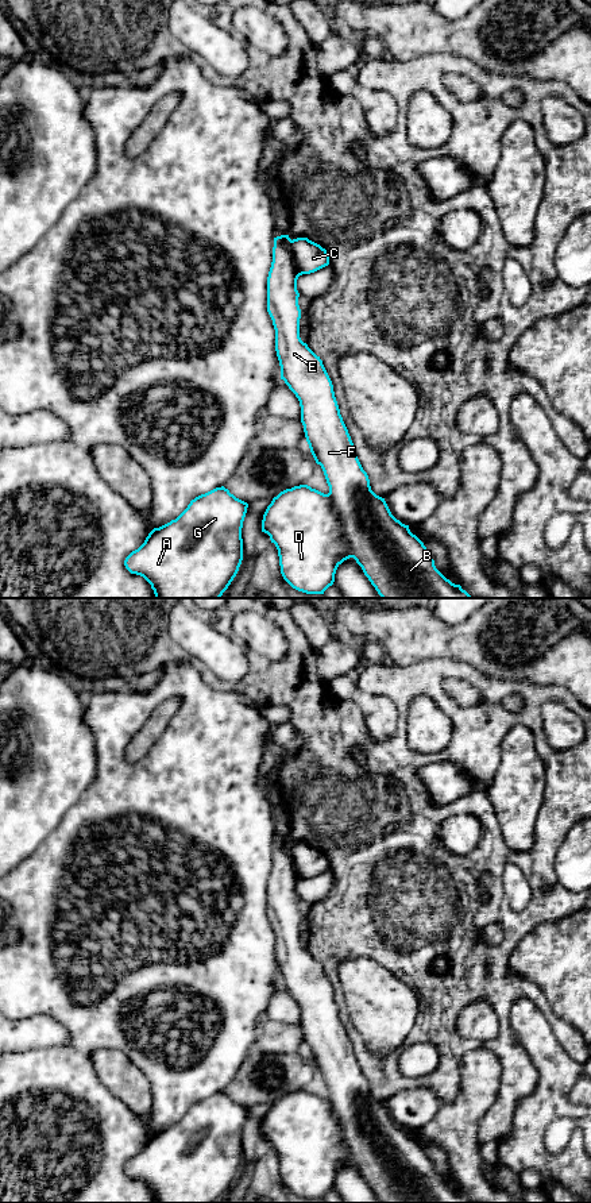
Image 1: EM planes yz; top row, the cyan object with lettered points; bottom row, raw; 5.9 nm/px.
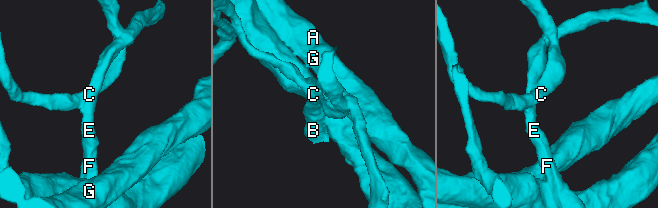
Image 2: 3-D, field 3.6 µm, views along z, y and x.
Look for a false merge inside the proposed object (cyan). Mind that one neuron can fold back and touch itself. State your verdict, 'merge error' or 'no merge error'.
no merge error

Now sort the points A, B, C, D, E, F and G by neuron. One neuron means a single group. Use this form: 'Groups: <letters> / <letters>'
Groups: A B C D E F G

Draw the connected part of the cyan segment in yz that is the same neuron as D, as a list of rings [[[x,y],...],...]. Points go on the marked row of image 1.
[[[274,238],[267,277],[267,312],[275,329],[281,379],[300,401],[305,437],[316,463],[324,471],[329,493],[324,494],[308,485],[281,491],[263,514],[262,532],[270,536],[278,550],[283,579],[306,594],[324,594],[333,585],[337,567],[354,558],[382,598],[474,598],[436,568],[424,543],[410,532],[409,525],[391,514],[385,498],[371,490],[322,360],[300,338],[297,279],[328,265],[327,250],[308,238]]]

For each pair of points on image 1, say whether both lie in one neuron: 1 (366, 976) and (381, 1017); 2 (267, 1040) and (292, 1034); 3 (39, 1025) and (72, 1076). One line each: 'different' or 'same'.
1: same
2: same
3: different

